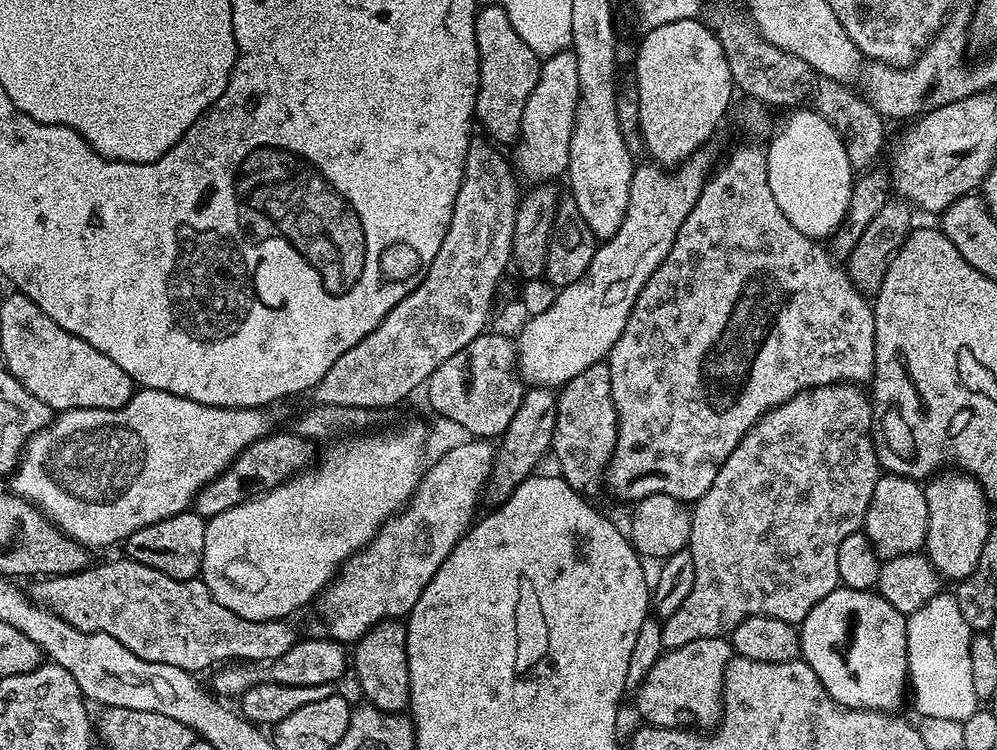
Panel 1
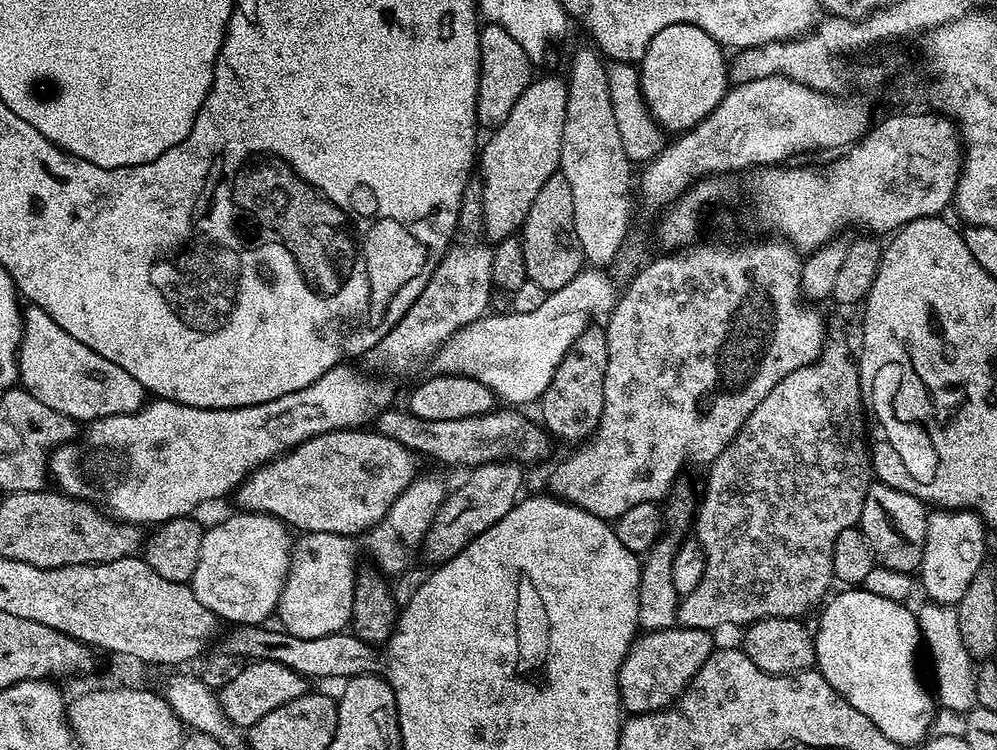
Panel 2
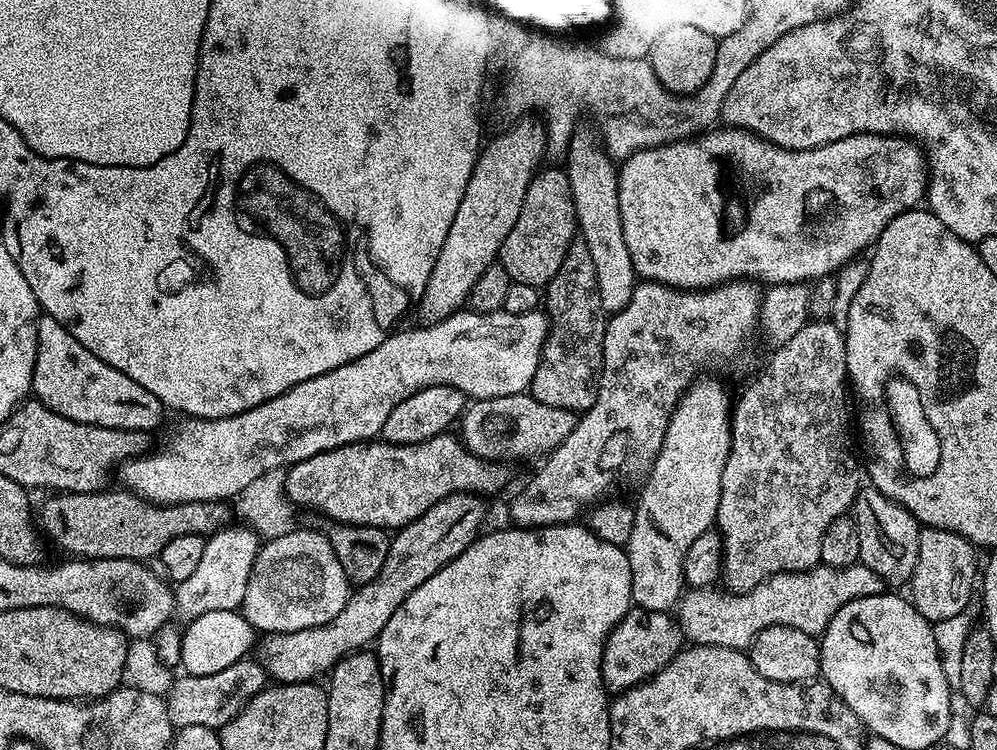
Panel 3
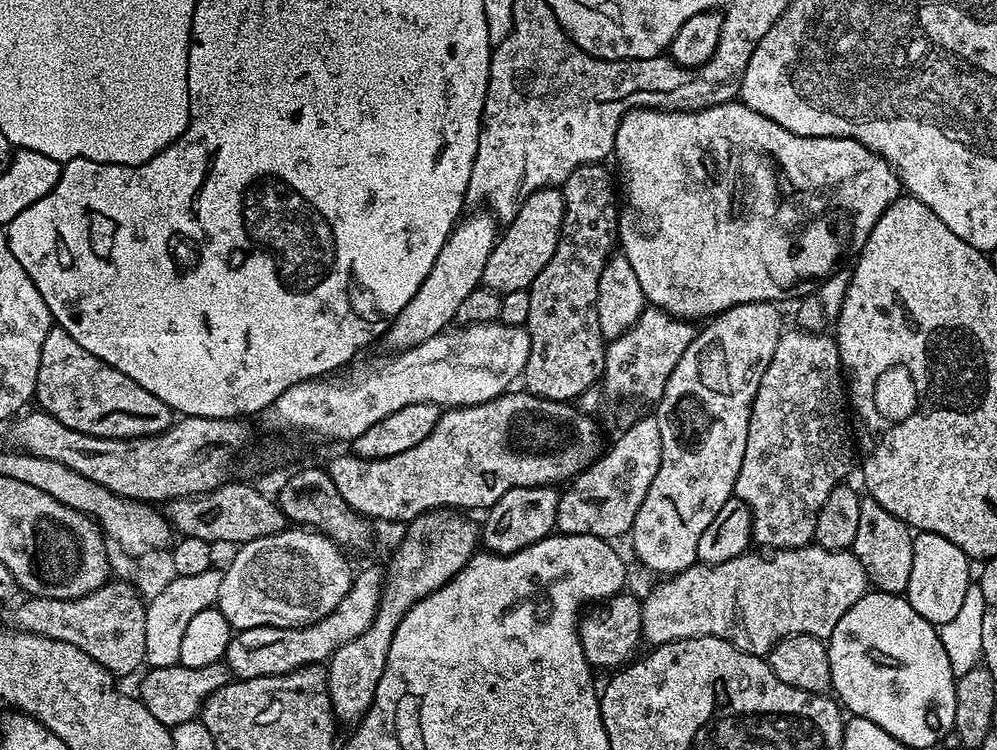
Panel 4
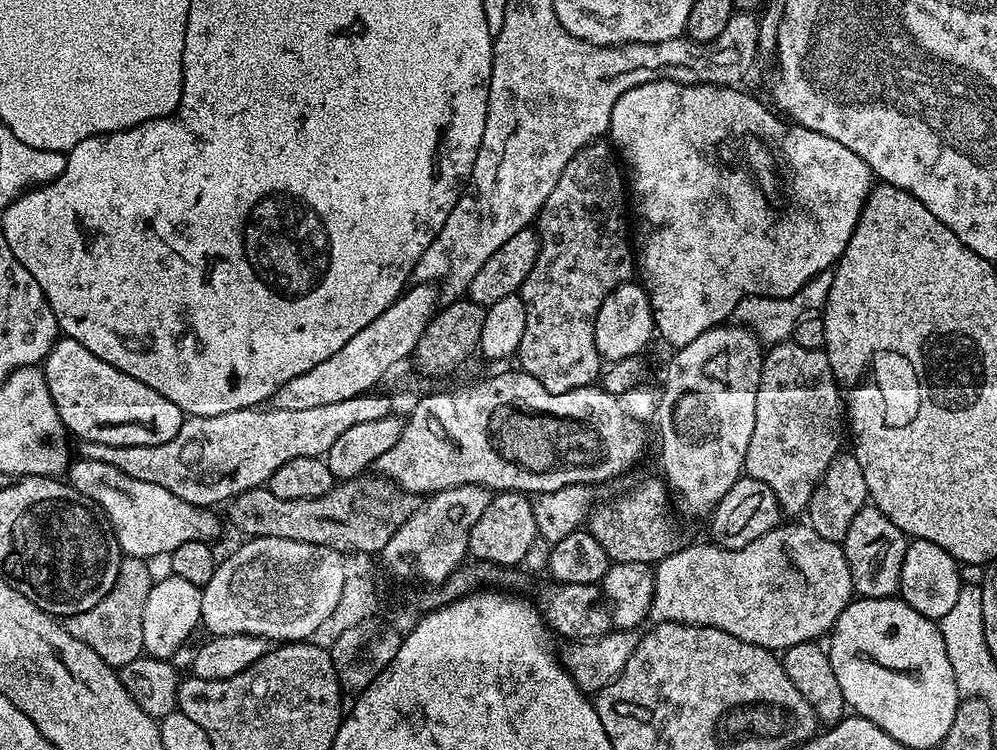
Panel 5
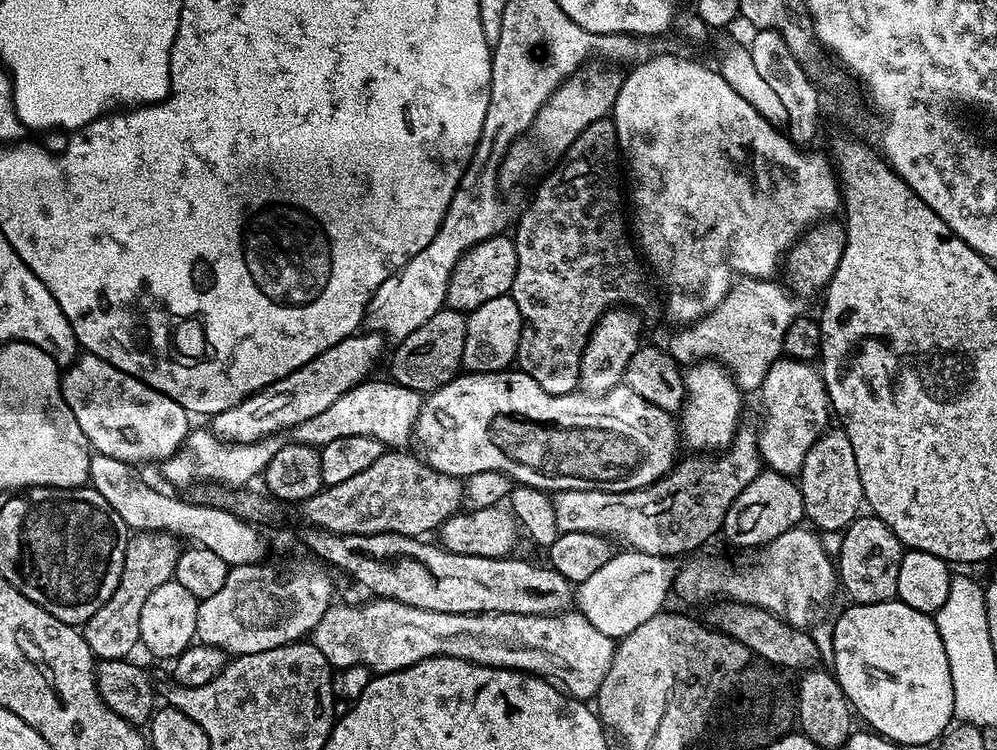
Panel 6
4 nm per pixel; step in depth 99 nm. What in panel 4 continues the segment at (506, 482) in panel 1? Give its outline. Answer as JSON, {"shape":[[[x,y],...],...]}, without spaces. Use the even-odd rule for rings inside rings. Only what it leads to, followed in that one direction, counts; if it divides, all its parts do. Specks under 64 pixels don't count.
{"shape":[[[380,565],[364,569],[353,577],[348,592],[335,610],[318,623],[306,627],[250,627],[239,629],[231,637],[225,650],[223,663],[235,679],[249,680],[254,677],[277,676],[290,673],[306,665],[325,663],[342,645],[364,633],[376,617],[383,592],[385,569]]]}

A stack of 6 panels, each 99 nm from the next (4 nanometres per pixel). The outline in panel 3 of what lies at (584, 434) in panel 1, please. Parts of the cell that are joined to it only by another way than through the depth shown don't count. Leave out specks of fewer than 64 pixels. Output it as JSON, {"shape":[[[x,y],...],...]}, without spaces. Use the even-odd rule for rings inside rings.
{"shape":[[[572,243],[570,250],[566,254],[566,258],[562,262],[562,266],[558,268],[558,274],[554,274],[554,278],[546,286],[546,291],[542,296],[542,304],[546,309],[550,327],[548,329],[548,340],[545,342],[544,349],[540,355],[540,365],[530,385],[531,396],[537,399],[538,402],[545,403],[546,406],[564,407],[566,410],[574,411],[577,414],[583,414],[587,412],[590,406],[594,406],[596,395],[600,393],[600,372],[604,368],[604,330],[606,327],[606,313],[602,306],[602,298],[598,298],[598,274],[594,274],[594,258],[590,258],[590,250],[584,243]]]}

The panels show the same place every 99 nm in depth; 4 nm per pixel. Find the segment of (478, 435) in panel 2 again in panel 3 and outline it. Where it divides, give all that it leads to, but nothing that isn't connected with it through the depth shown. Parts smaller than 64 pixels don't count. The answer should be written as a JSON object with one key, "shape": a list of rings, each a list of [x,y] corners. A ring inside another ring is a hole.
{"shape":[[[527,392],[473,401],[465,409],[458,430],[467,449],[476,457],[509,462],[508,460],[545,457],[570,436],[578,420],[576,412],[564,407],[546,406]]]}

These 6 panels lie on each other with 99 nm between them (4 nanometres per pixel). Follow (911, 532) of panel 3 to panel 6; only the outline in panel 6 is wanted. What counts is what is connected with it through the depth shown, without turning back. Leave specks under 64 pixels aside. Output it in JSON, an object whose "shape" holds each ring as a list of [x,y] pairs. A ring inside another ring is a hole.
{"shape":[[[871,514],[857,515],[844,529],[838,553],[838,584],[854,604],[877,604],[896,599],[898,566],[905,554],[899,538],[879,518]]]}

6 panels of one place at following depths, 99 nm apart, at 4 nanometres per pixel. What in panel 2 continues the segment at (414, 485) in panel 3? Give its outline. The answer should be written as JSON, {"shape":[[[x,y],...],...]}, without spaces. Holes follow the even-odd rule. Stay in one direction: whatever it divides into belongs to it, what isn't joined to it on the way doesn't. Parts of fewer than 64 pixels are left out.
{"shape":[[[343,428],[337,432],[318,434],[306,442],[302,442],[298,447],[290,449],[289,452],[285,452],[284,455],[276,457],[275,460],[260,465],[247,480],[244,480],[236,487],[234,499],[236,499],[237,505],[235,507],[241,512],[263,512],[265,514],[271,514],[275,516],[276,519],[284,521],[285,525],[292,527],[293,524],[294,527],[301,528],[299,531],[304,534],[310,532],[333,532],[339,536],[355,537],[357,535],[356,532],[364,534],[367,533],[368,529],[375,528],[382,517],[390,510],[390,506],[394,506],[396,499],[412,485],[412,481],[417,475],[416,464],[412,459],[414,459],[412,450],[399,444],[394,438],[380,435],[375,430],[353,430],[350,428]]]}

